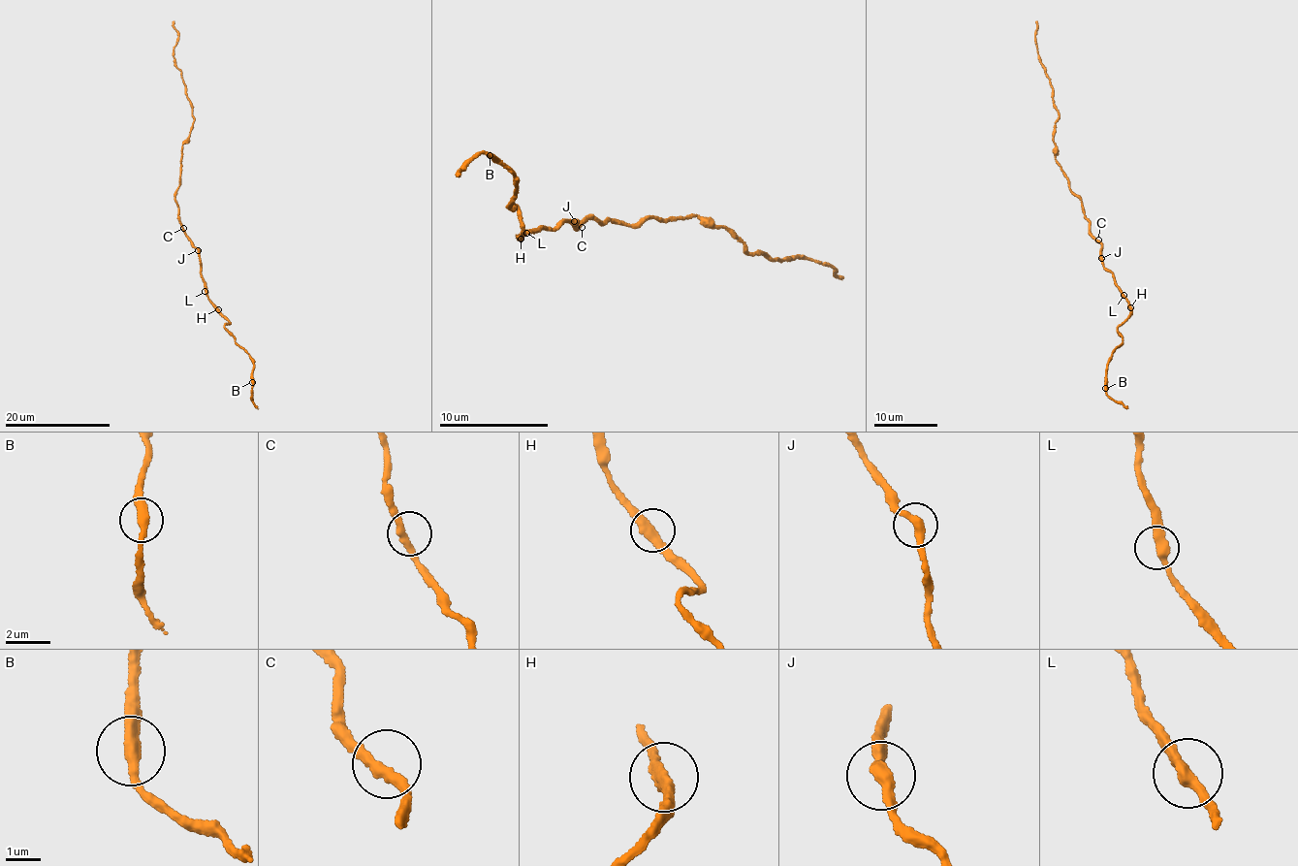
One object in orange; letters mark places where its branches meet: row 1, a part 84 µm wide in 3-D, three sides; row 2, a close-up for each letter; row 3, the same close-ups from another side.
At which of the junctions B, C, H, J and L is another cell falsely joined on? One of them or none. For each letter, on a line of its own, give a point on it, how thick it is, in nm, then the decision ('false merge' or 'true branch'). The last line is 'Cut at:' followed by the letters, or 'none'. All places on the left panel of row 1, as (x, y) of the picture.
B: place (252, 382); calibre 360 nm; true branch
C: place (183, 228); calibre 320 nm; true branch
H: place (218, 309); calibre 360 nm; true branch
J: place (198, 250); calibre 360 nm; true branch
L: place (205, 291); calibre 360 nm; true branch
Cut at: none

